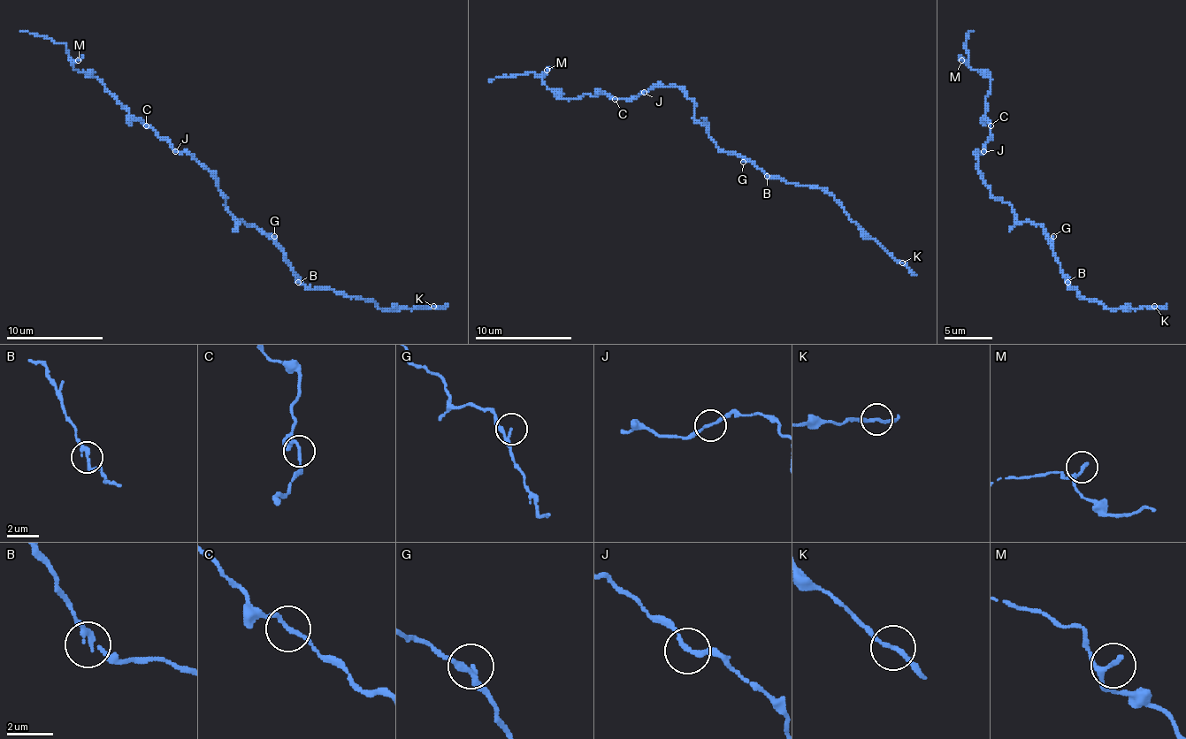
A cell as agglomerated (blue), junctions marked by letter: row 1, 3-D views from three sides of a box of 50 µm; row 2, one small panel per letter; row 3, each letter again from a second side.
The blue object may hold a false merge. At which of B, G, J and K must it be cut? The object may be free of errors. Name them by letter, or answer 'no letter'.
no letter

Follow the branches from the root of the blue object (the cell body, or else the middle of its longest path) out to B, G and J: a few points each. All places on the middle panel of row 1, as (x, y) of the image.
B: (697, 120), (707, 127), (708, 137), (721, 149), (740, 154), (767, 176)
G: (697, 120), (707, 127), (708, 137), (721, 149), (743, 156), (745, 159), (743, 162)
J: (697, 120), (694, 103), (677, 87), (672, 84), (651, 87), (644, 91)

